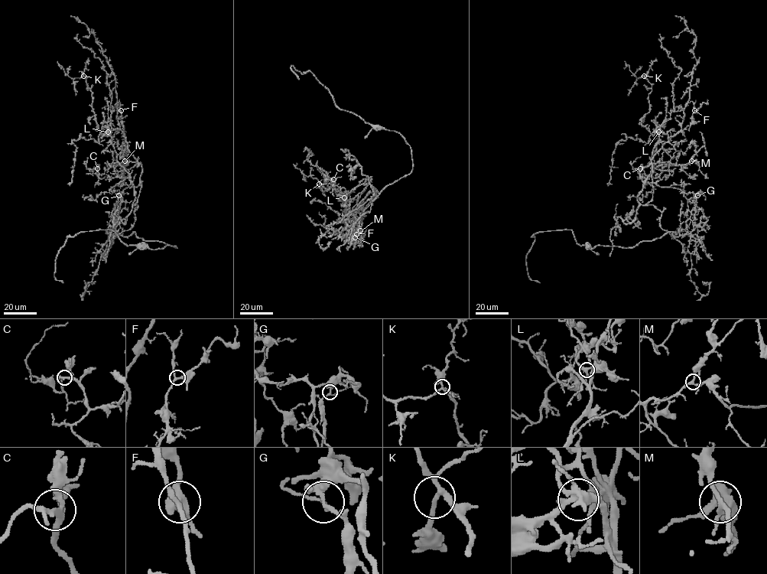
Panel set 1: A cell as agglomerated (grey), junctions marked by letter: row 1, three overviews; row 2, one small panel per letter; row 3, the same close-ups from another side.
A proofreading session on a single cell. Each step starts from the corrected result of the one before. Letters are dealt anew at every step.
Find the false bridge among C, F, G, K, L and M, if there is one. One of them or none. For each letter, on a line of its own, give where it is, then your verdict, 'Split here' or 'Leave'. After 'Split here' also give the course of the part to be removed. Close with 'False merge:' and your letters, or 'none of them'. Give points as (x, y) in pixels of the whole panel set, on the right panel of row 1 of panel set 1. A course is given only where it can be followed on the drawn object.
C: Place: (640, 168). Leave
F: Place: (694, 110). Leave
G: Place: (697, 195). Split here. Course of the part to remove: (697, 195), (690, 232), (632, 247), (590, 249), (571, 229), (536, 232), (526, 262), (540, 282)
K: Place: (644, 76). Leave
L: Place: (658, 132). Leave
M: Place: (691, 161). Leave
False merge: G

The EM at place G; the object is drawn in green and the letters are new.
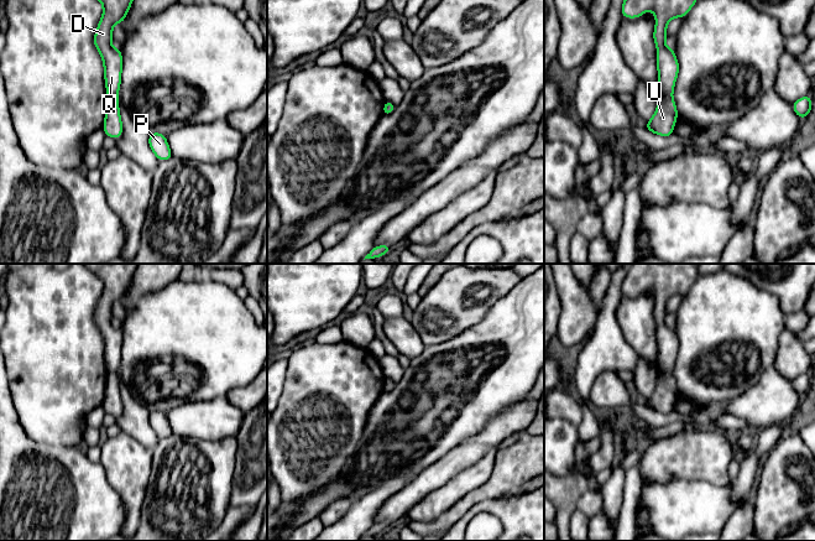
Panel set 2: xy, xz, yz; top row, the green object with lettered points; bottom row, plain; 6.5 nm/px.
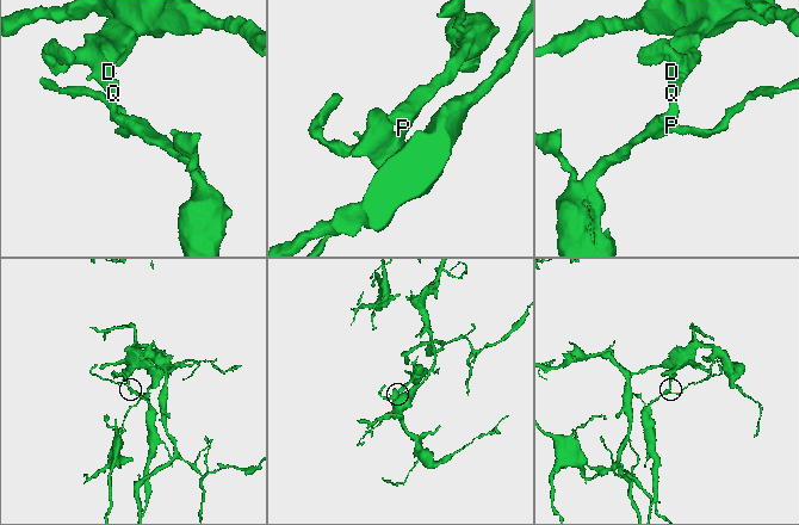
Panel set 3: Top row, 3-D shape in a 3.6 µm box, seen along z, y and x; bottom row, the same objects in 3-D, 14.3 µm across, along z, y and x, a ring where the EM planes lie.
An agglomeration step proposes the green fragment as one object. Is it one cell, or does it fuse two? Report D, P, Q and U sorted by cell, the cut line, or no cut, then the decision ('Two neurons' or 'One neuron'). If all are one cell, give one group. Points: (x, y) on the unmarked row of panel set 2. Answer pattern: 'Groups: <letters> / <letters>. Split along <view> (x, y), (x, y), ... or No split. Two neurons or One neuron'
Groups: D Q / P U. Split along xy (106, 372), (108, 380), (115, 384). Two neurons

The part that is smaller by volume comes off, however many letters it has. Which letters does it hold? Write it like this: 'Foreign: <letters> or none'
Foreign: P, U

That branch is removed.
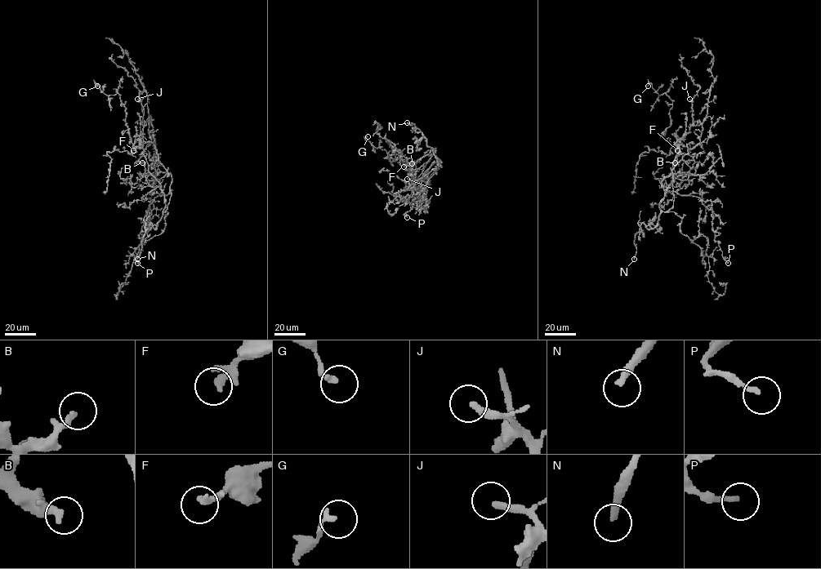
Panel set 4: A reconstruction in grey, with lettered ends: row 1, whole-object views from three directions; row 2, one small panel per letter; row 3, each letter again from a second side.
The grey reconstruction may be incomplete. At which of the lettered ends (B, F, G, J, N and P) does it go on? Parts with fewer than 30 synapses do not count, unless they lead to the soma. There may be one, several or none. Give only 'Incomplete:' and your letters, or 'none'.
Incomplete: J, N

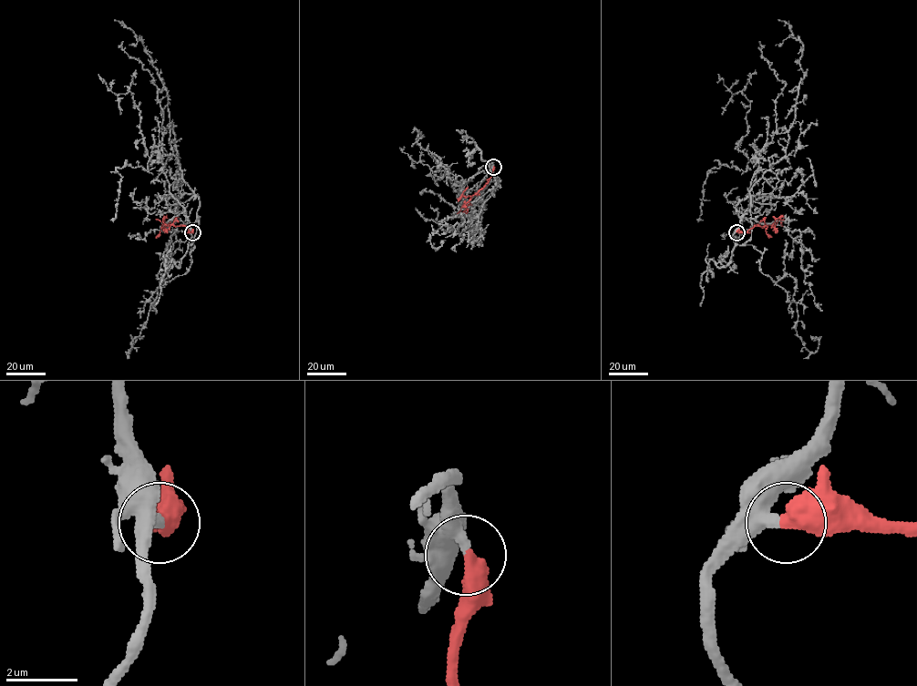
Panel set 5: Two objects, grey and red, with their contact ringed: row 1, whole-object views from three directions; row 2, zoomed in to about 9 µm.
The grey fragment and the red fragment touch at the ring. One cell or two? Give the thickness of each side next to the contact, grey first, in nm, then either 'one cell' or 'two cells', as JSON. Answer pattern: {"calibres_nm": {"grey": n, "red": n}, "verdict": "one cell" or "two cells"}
{"calibres_nm": {"grey": 360, "red": 550}, "verdict": "one cell"}

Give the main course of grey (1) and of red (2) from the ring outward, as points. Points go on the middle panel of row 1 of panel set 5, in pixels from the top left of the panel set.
1: (493, 166), (500, 180), (483, 191), (479, 212), (460, 233), (444, 232), (415, 208)
2: (493, 166), (492, 176), (464, 204), (466, 209), (463, 212)

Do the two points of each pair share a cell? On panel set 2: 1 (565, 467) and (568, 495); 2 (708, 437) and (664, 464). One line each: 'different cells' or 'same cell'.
1: different cells
2: same cell

